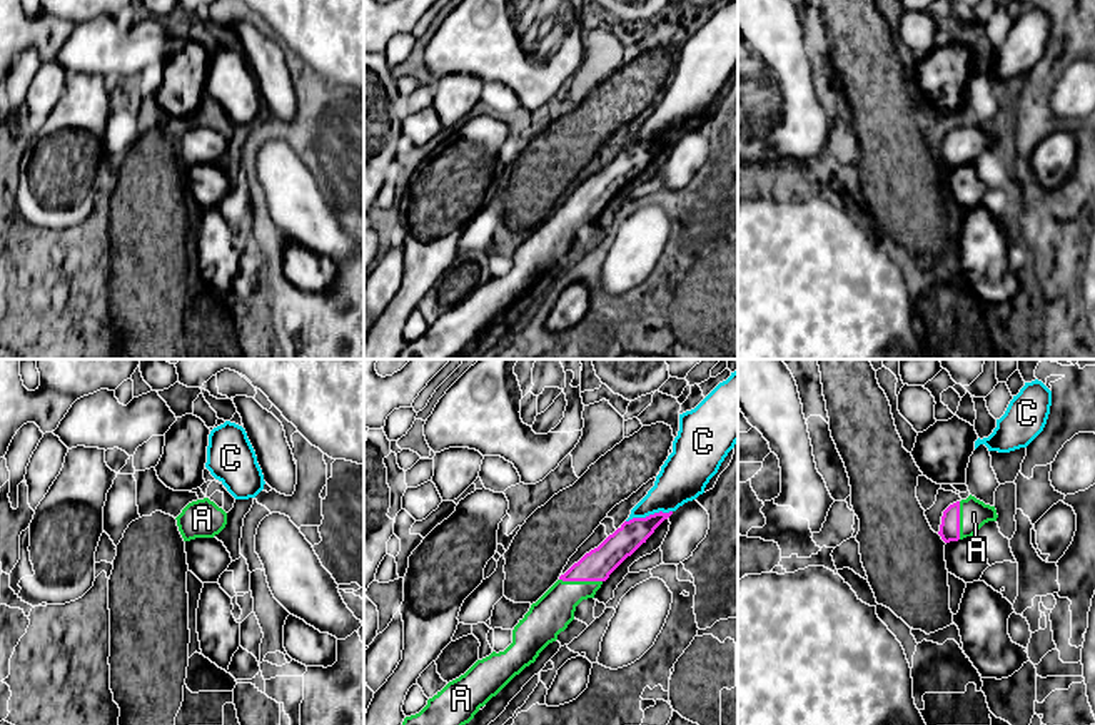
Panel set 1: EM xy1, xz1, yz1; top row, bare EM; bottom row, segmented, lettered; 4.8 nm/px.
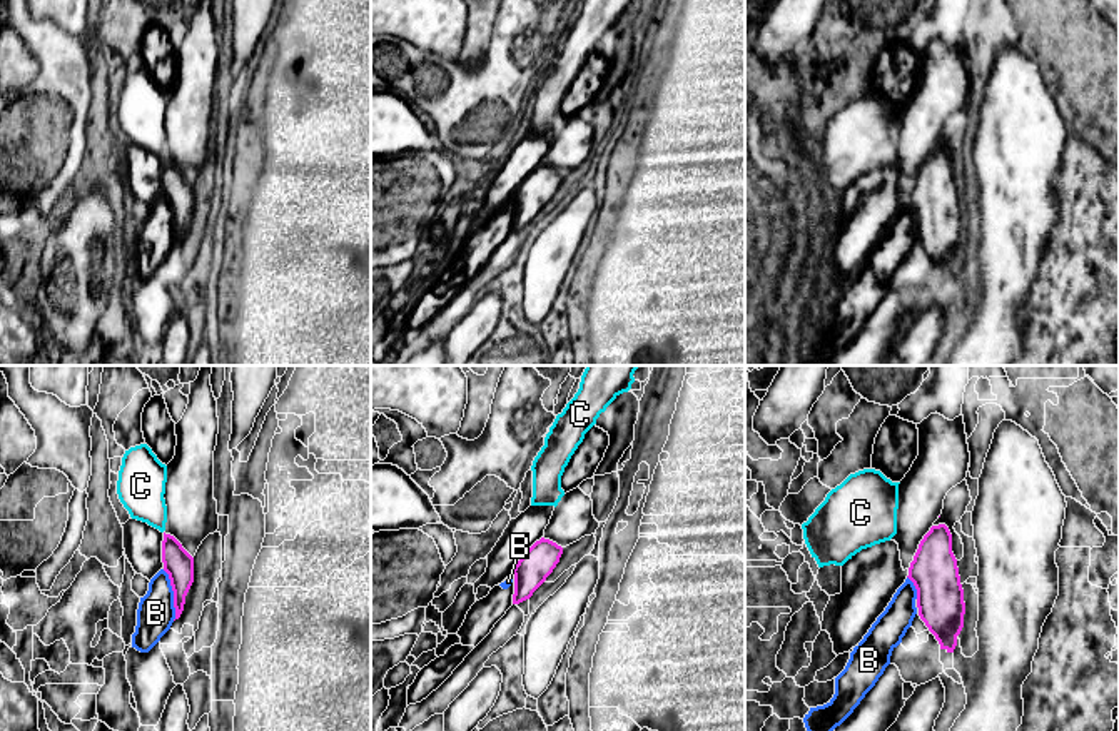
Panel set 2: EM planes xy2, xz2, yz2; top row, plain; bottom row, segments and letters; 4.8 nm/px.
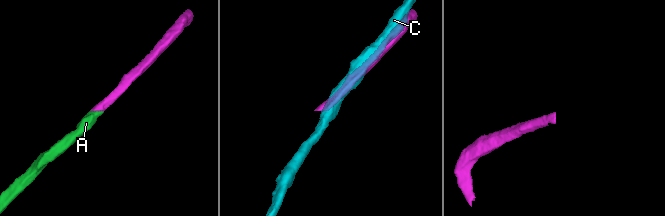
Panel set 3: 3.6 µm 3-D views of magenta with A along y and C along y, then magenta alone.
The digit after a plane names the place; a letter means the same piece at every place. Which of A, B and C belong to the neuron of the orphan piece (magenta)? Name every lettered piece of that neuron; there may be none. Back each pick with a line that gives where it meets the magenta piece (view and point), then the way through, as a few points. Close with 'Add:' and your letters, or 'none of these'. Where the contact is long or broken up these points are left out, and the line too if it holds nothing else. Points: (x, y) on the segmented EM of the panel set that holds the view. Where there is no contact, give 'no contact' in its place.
A: contact xz1 (581, 580); way xz1 (596, 565), (581, 580), (555, 610)
Add: A

